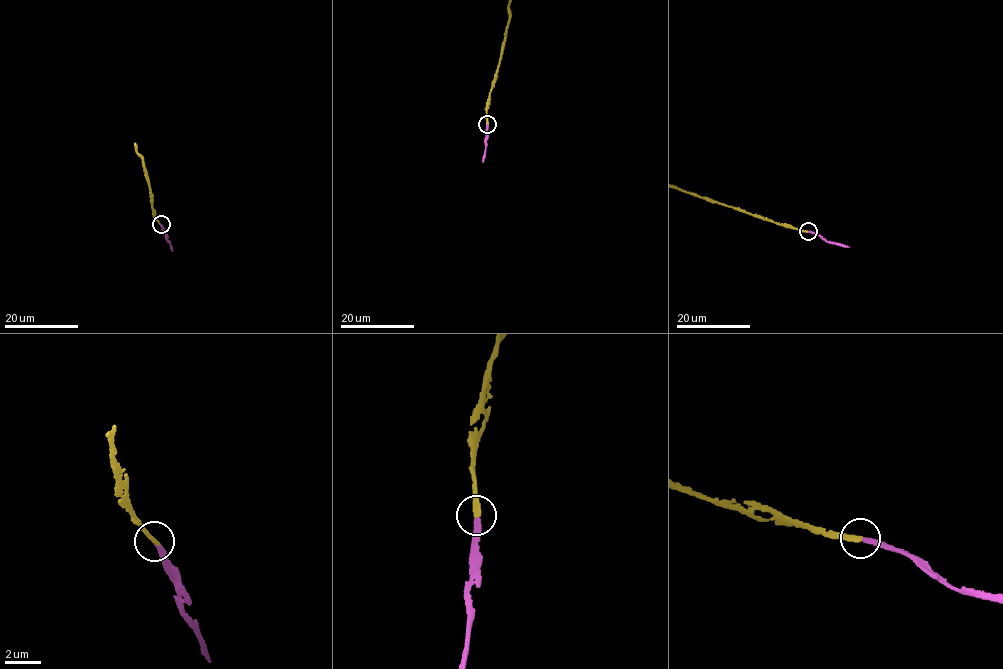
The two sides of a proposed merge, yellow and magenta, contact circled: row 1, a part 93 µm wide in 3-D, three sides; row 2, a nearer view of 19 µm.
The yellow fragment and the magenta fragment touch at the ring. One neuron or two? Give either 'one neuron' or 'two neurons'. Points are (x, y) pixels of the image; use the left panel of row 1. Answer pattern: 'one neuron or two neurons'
one neuron

